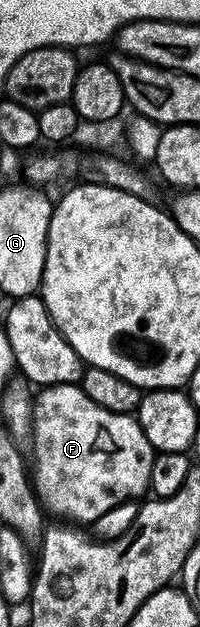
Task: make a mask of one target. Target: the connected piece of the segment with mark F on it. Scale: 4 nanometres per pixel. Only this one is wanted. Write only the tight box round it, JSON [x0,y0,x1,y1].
[31,384,155,523]

